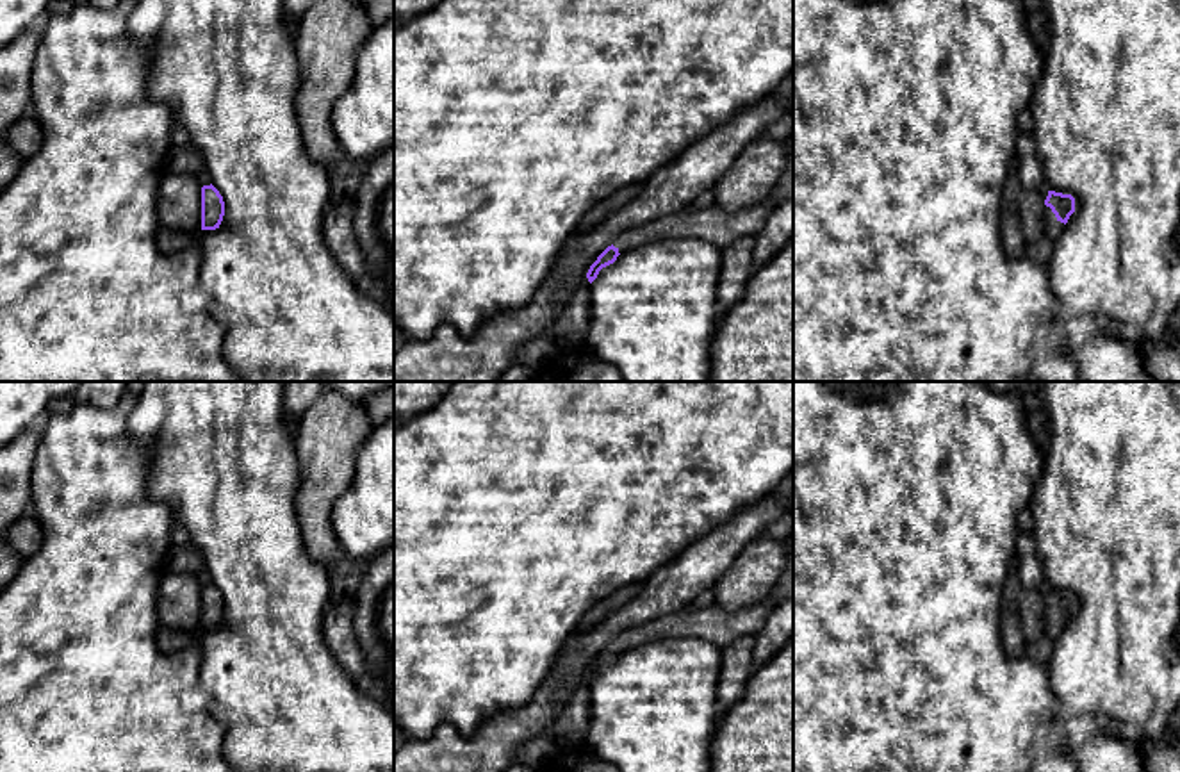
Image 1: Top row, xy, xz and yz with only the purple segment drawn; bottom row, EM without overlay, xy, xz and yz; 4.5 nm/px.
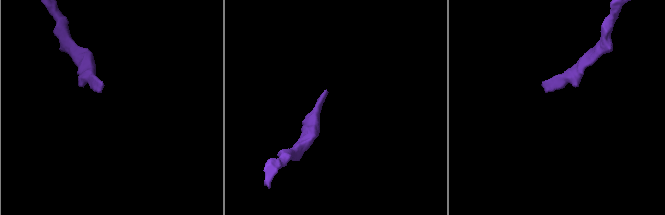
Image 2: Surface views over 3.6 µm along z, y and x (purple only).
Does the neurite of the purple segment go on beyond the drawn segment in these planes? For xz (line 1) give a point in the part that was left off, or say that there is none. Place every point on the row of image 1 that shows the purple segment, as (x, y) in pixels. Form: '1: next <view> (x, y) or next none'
1: next xz (721, 227)

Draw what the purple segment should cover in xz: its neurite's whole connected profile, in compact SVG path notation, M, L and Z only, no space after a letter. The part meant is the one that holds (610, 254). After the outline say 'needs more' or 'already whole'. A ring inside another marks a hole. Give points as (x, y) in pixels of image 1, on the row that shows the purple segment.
M770 196L758 205L729 212L717 205L706 210L681 210L620 232L613 242L590 266L586 278L592 283L599 271L617 260L624 251L661 239L695 237L725 248L747 235L758 235L779 203Z; needs more

